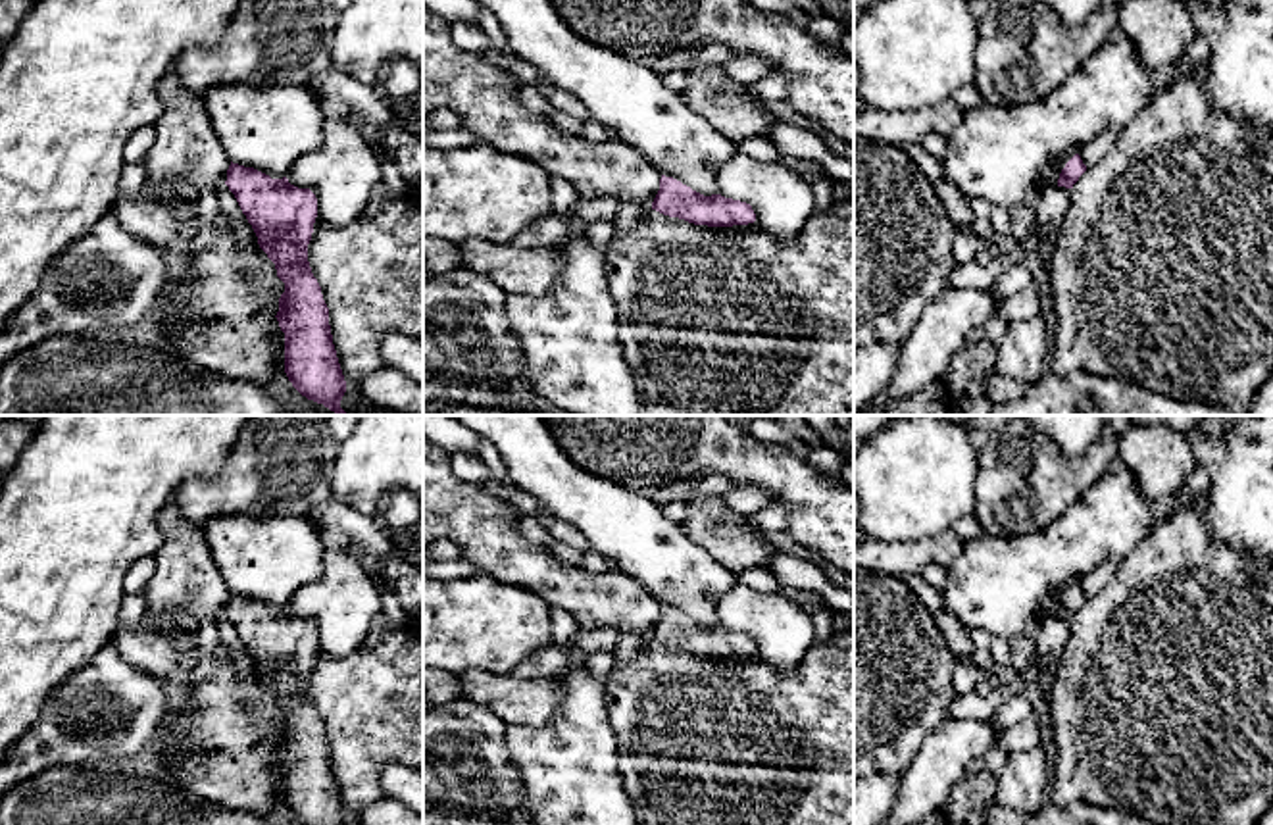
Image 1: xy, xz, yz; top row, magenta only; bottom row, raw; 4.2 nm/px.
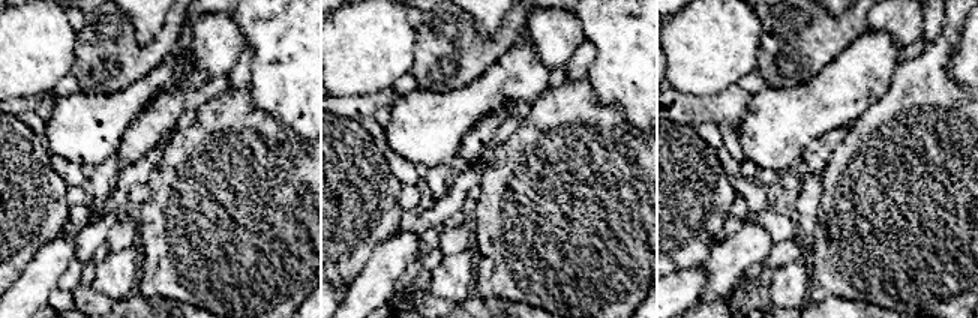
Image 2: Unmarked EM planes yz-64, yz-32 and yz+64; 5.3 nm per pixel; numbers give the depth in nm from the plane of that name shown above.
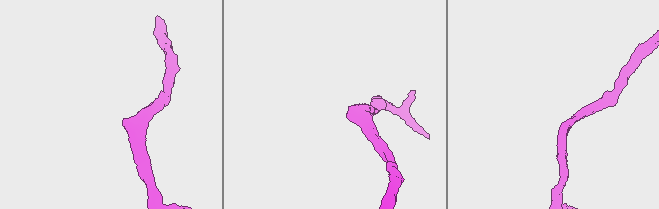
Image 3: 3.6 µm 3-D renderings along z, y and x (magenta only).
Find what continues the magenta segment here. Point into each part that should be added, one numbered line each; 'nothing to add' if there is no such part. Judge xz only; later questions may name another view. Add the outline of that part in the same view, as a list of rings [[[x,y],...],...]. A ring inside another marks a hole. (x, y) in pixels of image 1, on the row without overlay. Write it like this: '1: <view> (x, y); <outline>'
nothing to add

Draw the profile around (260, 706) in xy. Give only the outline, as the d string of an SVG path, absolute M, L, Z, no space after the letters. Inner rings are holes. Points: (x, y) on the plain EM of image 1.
M223 642L210 656L217 669L208 679L188 683L194 696L183 708L185 721L158 744L158 754L169 777L188 792L213 804L263 815L275 804L285 806L285 763L275 748L285 713L277 708L275 694L260 679L256 663L258 690L248 692Z

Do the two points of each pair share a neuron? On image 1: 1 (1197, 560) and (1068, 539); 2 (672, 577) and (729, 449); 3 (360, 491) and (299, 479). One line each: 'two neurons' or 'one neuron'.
1: two neurons
2: two neurons
3: two neurons

